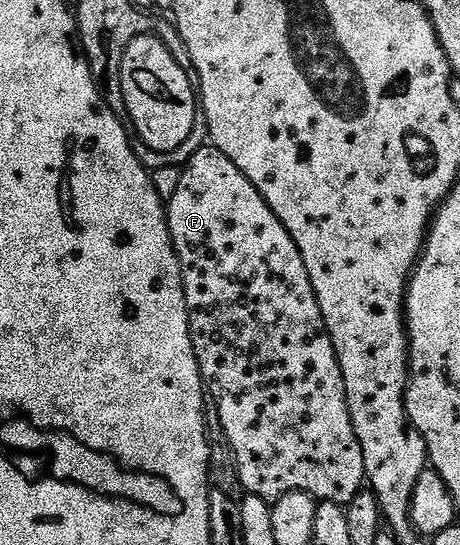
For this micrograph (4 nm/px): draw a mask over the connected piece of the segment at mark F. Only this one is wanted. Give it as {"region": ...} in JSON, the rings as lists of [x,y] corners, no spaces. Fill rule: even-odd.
{"region":[[[213,146],[199,150],[182,168],[180,186],[168,201],[166,223],[170,225],[170,236],[174,240],[174,249],[178,251],[178,261],[182,267],[182,285],[188,306],[192,346],[196,362],[200,366],[202,383],[208,386],[209,395],[220,414],[224,434],[228,434],[228,442],[234,452],[234,461],[243,489],[249,495],[259,496],[271,502],[280,499],[289,491],[304,491],[318,502],[346,506],[350,500],[356,498],[358,492],[363,491],[366,484],[364,450],[360,450],[360,442],[352,426],[346,401],[344,374],[338,365],[336,350],[332,346],[332,338],[328,334],[324,318],[320,314],[320,302],[312,290],[308,266],[304,266],[304,258],[296,242],[290,237],[277,214],[268,206],[268,202],[264,202],[252,181],[219,148]]]}

